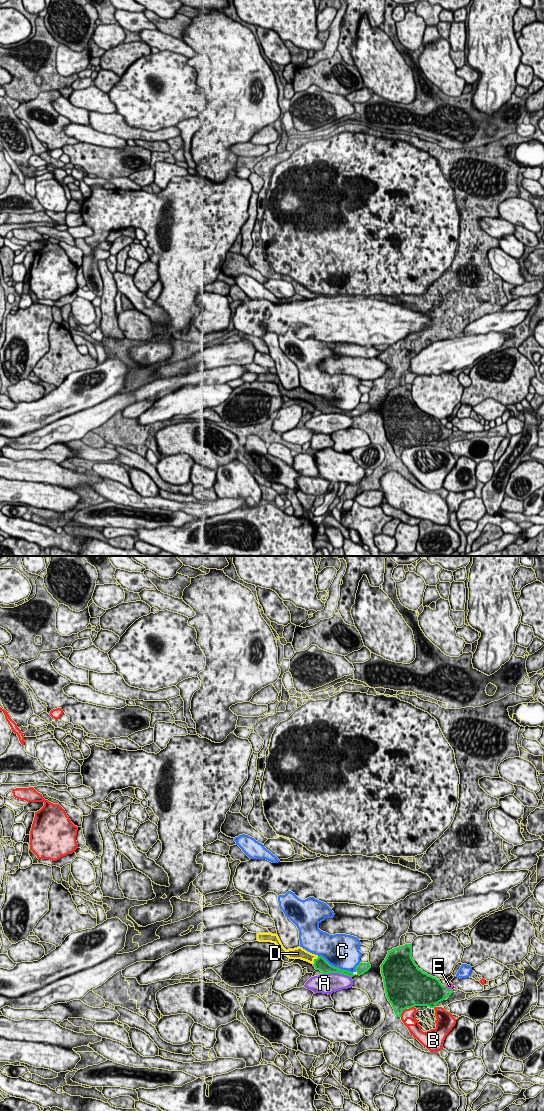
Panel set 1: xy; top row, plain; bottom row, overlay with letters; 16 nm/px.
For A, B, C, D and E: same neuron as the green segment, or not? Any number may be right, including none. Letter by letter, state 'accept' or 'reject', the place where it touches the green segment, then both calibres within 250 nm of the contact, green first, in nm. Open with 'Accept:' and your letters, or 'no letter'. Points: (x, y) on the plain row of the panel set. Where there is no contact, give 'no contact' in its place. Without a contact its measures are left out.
Accept: D
A: reject | xy (337, 412) | 180/320 nm
B: reject | xy (402, 451) | 420/170 nm
C: reject | xy (335, 407) | 200/480 nm
D: accept | xy (314, 400) | 200/170 nm
E: reject | xy (447, 428) | 400/120 nm

